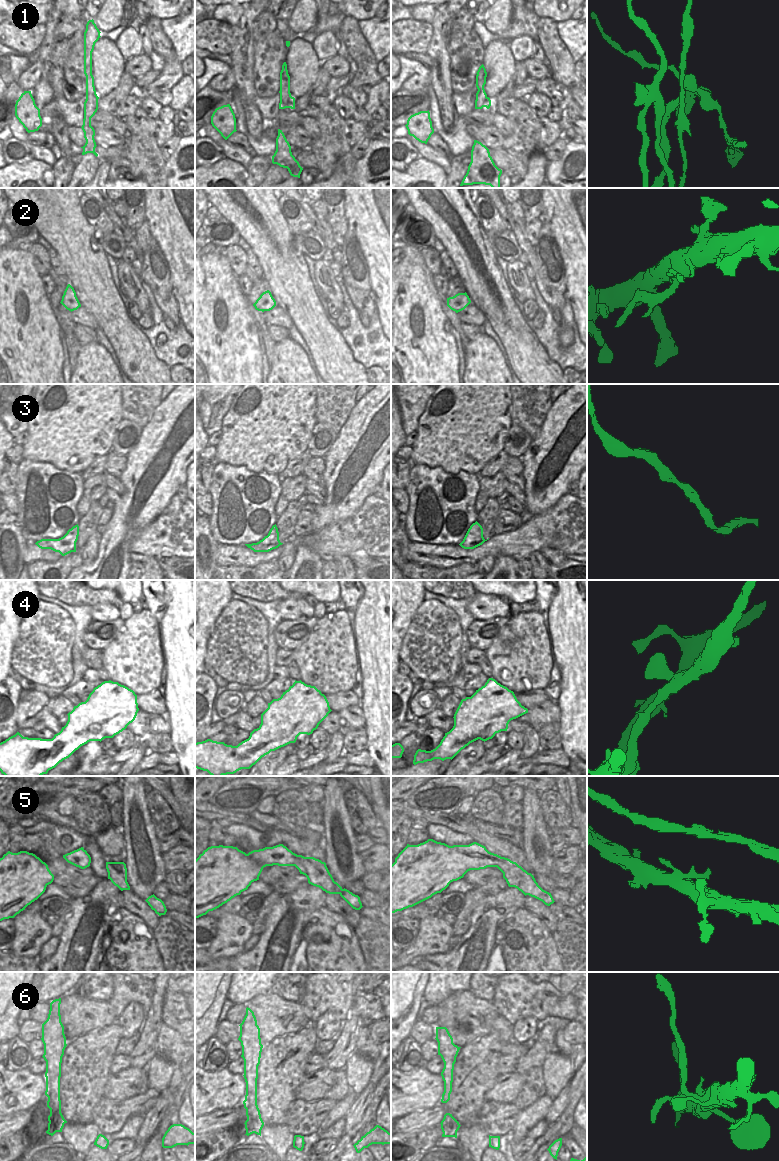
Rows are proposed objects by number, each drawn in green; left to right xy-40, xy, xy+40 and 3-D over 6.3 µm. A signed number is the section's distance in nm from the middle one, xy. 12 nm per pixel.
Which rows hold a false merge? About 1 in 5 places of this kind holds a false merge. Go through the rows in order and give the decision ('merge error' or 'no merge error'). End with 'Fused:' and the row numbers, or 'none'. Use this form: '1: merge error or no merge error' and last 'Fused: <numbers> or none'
1: merge error
2: no merge error
3: no merge error
4: no merge error
5: no merge error
6: merge error
Fused: 1, 6

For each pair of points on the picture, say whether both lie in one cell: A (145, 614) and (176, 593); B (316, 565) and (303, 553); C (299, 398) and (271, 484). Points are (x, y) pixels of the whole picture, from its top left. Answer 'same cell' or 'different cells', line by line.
A: different cells
B: same cell
C: different cells

